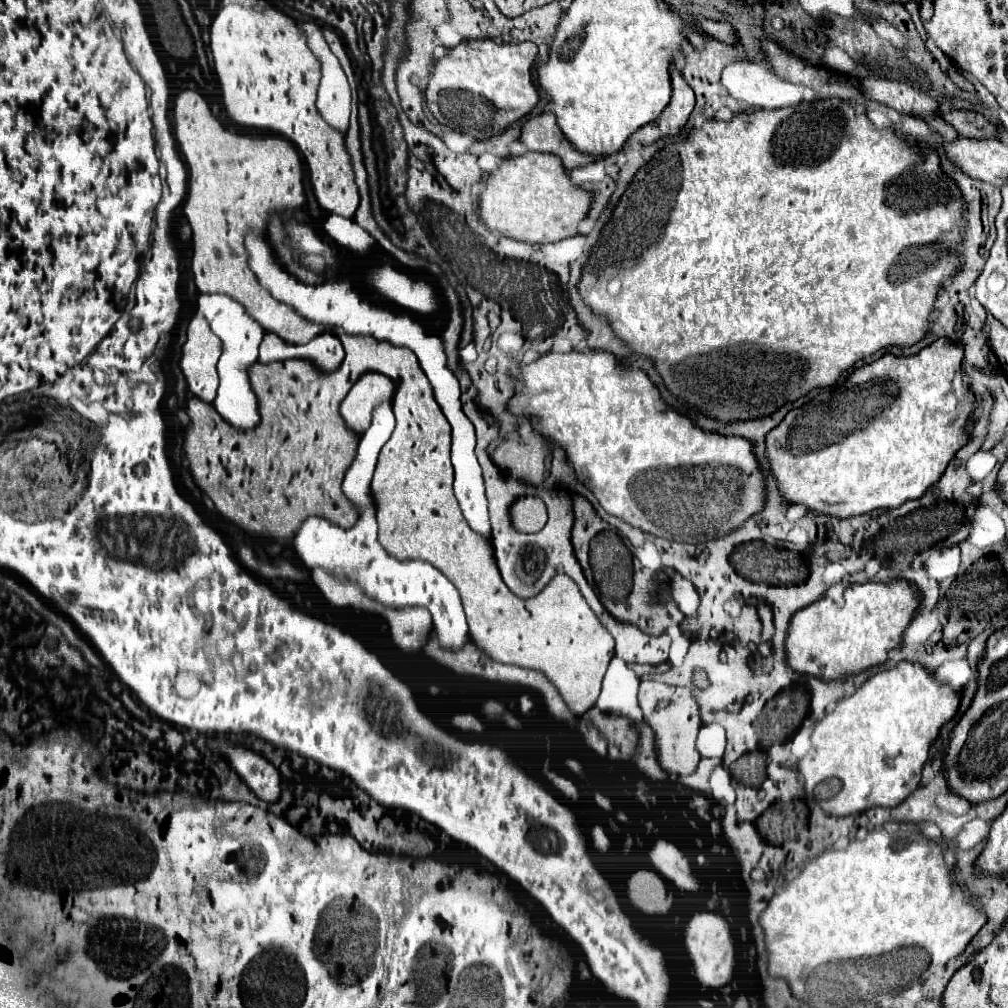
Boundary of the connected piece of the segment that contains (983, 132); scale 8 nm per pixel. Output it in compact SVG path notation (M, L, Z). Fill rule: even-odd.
M949 110L949 112L937 112L939 118L943 118L947 124L951 124L959 136L965 138L989 138L997 130L991 122L987 122L981 114L973 110Z

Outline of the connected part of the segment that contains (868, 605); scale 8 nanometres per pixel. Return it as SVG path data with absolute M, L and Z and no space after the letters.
M907 582L891 584L855 584L845 590L843 604L821 598L799 610L785 636L787 666L803 676L815 676L823 682L855 676L887 660L887 654L899 646L903 630L919 606L919 592Z

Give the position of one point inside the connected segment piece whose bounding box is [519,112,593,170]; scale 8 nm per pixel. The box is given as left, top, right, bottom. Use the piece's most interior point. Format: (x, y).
(540, 133)

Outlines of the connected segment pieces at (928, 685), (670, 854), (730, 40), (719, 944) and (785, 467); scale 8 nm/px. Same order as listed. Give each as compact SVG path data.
M901 662L891 670L871 676L855 690L855 694L843 698L835 706L835 710L813 728L811 748L805 758L799 760L799 774L803 780L805 796L811 798L819 782L837 778L841 782L841 790L833 798L819 804L831 816L843 818L851 814L861 814L875 806L891 808L901 804L901 800L905 800L917 788L923 762L929 756L929 746L937 738L939 728L955 716L957 706L959 694L953 692L949 686L935 682L935 676L919 664Z
M657 840L649 848L649 864L657 870L665 880L673 882L679 890L697 892L701 890L699 880L693 876L689 860L685 854L667 840Z
M697 20L701 24L703 30L709 32L709 36L727 42L727 44L735 44L735 32L731 28L731 24L727 22L711 22L711 20Z
M697 912L689 918L685 932L683 932L683 944L685 944L685 952L693 964L693 972L695 978L701 986L705 988L719 988L725 986L731 976L733 976L733 968L735 968L735 946L731 940L731 930L727 920L723 920L723 916L715 914L715 912Z
M937 340L931 346L927 346L921 352L917 352L915 356L899 356L899 358L895 358L895 356L885 354L883 358L879 358L879 360L875 360L875 362L859 368L859 370L855 370L849 376L845 388L837 388L833 392L831 390L819 392L805 406L791 410L783 418L783 422L777 428L773 428L767 434L767 438L765 438L765 444L767 444L765 456L767 456L769 472L773 474L783 500L789 506L803 504L811 514L835 516L839 520L845 520L845 518L851 518L851 516L867 514L867 512L877 510L877 508L899 508L907 500L915 500L915 498L923 496L925 490L929 486L933 486L935 480L939 480L939 476L947 468L953 452L959 450L967 442L967 426L969 426L969 404L967 402L969 402L969 398L967 398L967 392L965 392L963 380L961 380L961 376L963 376L961 374L961 360L963 360L963 350L957 344L949 342L949 340Z

